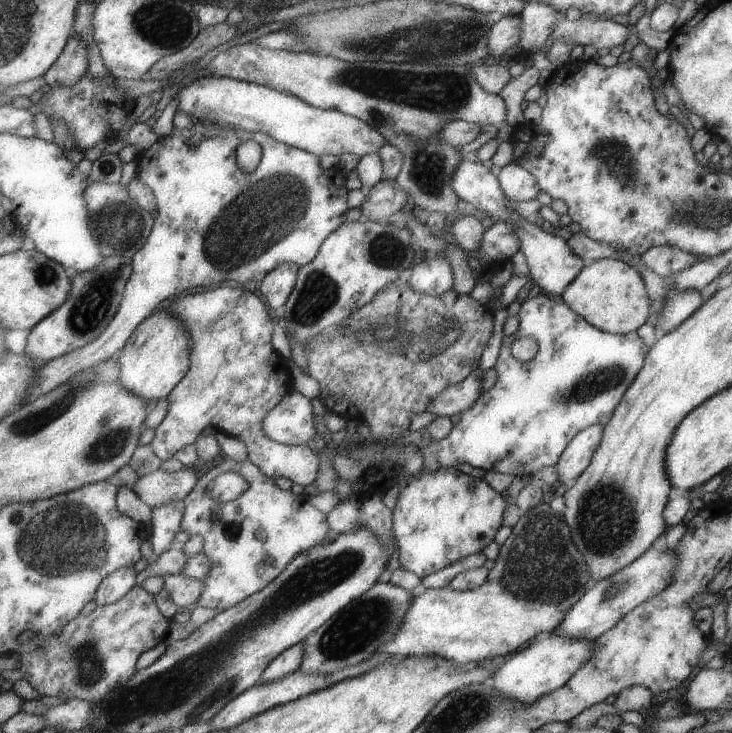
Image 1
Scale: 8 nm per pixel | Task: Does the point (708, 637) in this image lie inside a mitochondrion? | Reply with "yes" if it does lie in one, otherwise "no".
no

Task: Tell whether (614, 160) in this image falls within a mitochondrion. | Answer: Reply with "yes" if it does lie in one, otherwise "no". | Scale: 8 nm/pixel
yes

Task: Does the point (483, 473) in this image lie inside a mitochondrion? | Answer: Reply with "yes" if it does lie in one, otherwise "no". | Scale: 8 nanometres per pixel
no

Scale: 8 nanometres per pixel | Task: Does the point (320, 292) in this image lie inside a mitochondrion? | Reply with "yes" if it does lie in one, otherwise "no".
yes

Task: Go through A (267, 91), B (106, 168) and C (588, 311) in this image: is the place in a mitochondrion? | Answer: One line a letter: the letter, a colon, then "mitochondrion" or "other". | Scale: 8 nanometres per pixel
A: other
B: mitochondrion
C: other

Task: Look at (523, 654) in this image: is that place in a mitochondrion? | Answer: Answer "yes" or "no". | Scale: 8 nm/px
no

